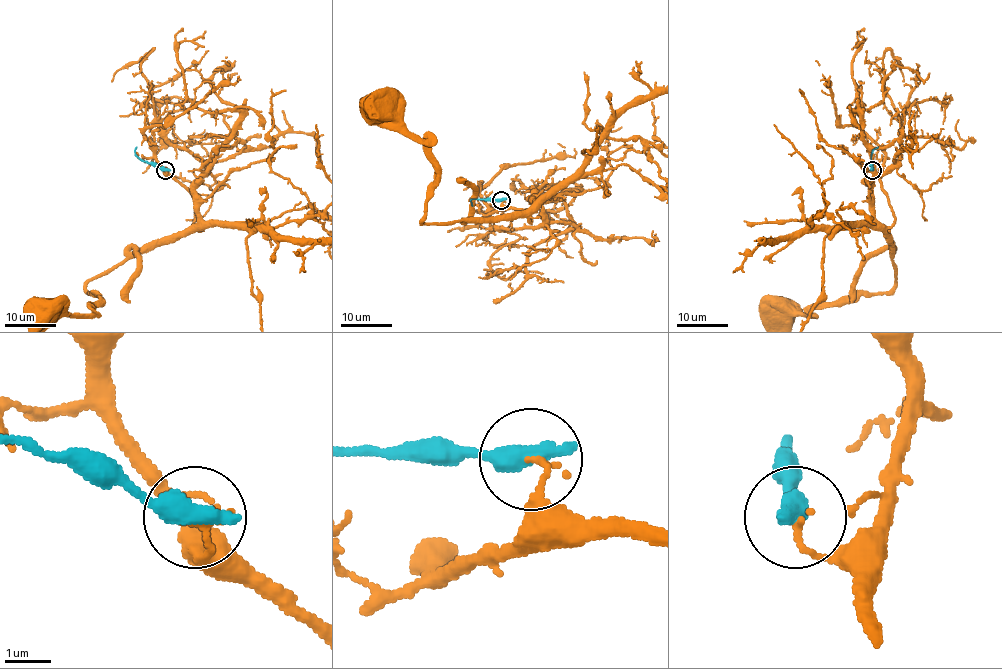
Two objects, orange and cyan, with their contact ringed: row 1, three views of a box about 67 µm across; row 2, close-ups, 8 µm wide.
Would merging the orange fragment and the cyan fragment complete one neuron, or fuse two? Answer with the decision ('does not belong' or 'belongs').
does not belong

